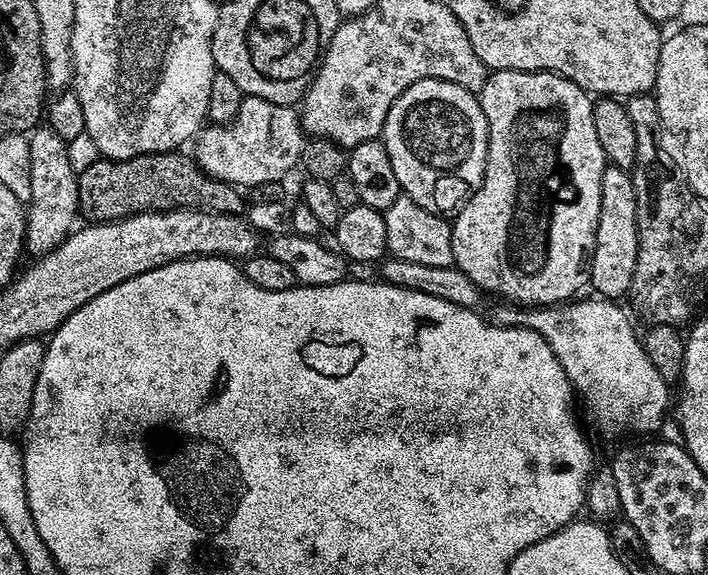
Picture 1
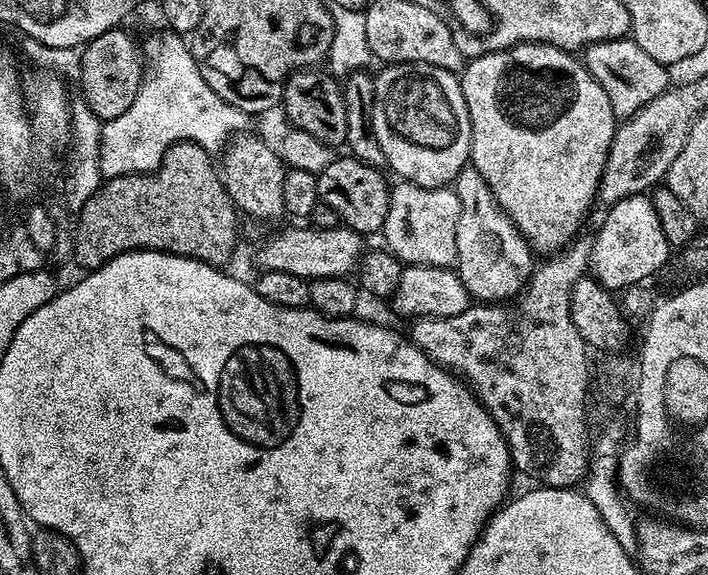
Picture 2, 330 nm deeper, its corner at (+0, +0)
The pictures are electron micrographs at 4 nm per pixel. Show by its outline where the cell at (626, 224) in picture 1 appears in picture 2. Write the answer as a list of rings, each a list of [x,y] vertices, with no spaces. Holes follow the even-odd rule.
[[[647,195],[622,198],[607,209],[600,229],[592,236],[592,253],[588,259],[590,275],[603,288],[609,290],[627,290],[633,286],[643,285],[668,260],[670,245],[666,242],[666,234],[662,234],[662,226],[658,223],[658,214],[654,214],[654,206]]]

